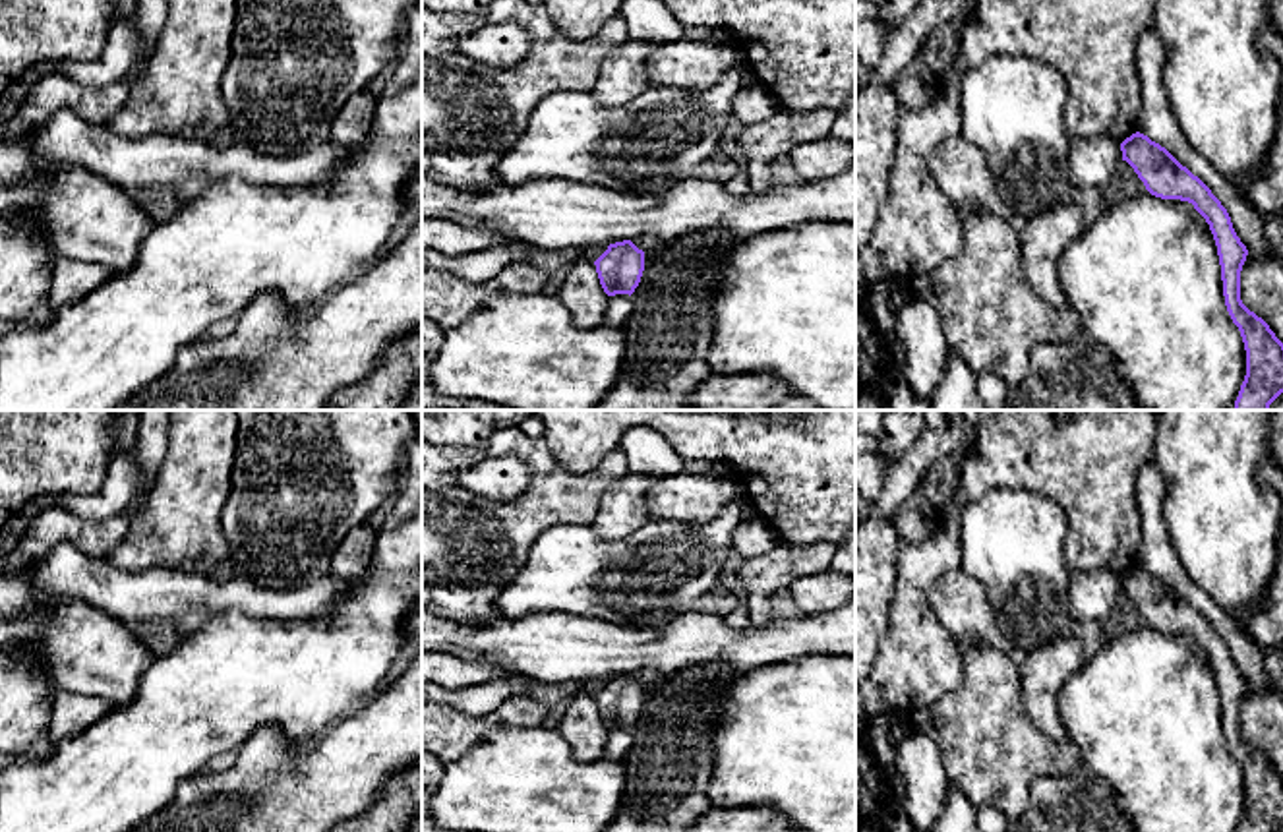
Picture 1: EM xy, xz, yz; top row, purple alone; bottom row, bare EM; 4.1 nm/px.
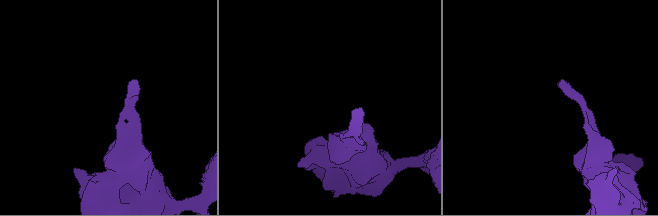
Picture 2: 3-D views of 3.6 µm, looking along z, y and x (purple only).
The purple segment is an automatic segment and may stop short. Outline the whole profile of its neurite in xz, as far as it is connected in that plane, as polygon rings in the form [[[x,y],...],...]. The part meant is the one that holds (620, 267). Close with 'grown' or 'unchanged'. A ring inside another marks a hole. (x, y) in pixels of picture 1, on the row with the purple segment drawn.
[[[631,240],[610,244],[594,261],[600,284],[608,296],[633,294],[644,271],[644,252]]] | unchanged

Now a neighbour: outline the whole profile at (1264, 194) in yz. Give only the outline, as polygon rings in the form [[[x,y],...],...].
[[[1283,101],[1279,104],[1279,124],[1260,174],[1246,186],[1240,195],[1262,217],[1283,213]]]

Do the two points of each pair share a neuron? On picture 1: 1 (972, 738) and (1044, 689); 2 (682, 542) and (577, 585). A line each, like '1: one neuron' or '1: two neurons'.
1: two neurons
2: one neuron

